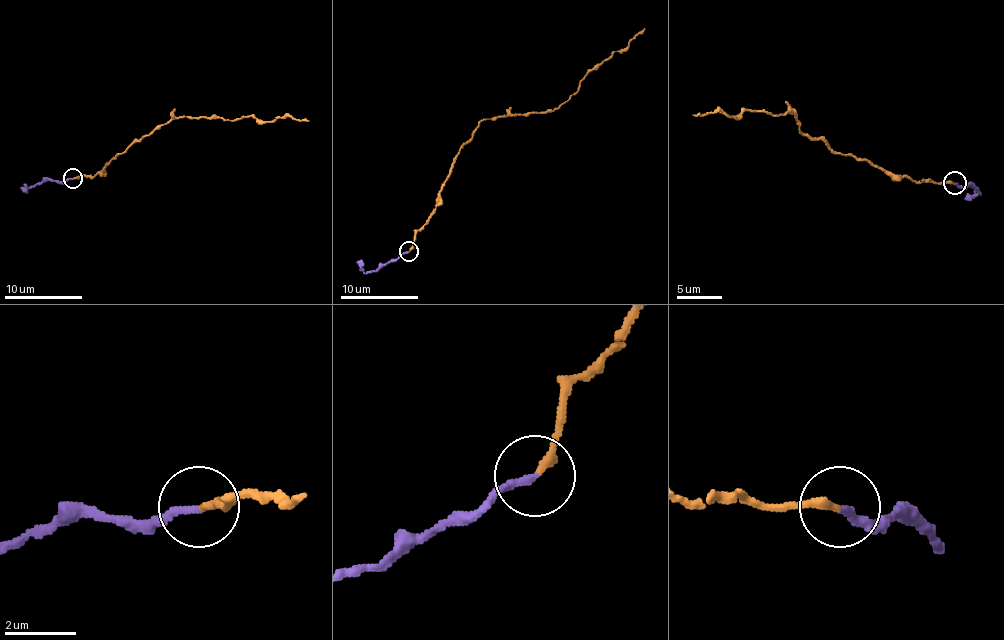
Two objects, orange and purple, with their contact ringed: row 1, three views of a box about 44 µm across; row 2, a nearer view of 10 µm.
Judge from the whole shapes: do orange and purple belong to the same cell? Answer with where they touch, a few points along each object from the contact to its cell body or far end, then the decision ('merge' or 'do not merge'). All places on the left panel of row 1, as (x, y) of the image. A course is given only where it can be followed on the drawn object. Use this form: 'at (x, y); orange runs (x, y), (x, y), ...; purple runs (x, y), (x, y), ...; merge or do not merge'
at (73, 178); orange runs (73, 179), (93, 177), (135, 140), (179, 117), (309, 121); purple runs (73, 179), (42, 180), (21, 190); merge

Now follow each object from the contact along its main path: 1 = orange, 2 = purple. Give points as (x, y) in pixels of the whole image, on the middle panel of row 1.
1: (409, 251), (415, 233), (436, 204), (456, 154), (481, 121), (554, 111), (589, 73), (624, 50), (645, 28)
2: (409, 251), (369, 272), (357, 260)

